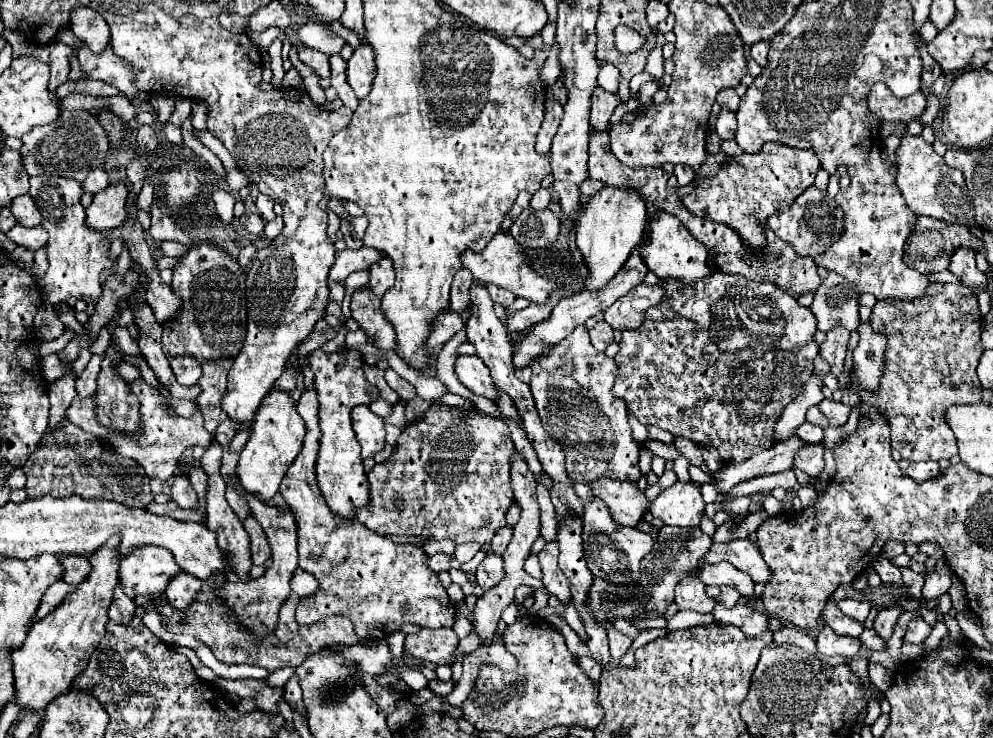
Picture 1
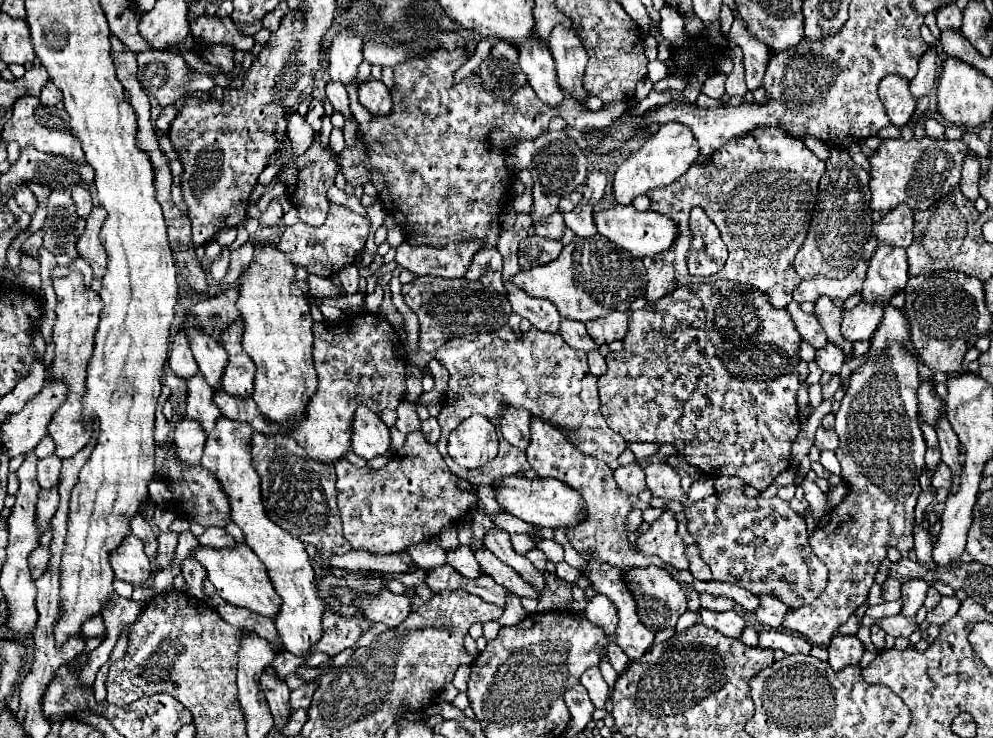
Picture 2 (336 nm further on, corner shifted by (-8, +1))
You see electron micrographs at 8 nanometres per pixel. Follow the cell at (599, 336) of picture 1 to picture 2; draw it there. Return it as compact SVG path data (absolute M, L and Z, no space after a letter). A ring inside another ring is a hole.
M595 348L595 350L589 352L589 370L591 370L591 374L595 374L595 376L601 376L601 374L607 372L605 356L599 352L599 348Z

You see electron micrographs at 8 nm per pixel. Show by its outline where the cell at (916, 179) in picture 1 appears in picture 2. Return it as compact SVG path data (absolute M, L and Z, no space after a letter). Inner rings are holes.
M929 136L919 138L919 140L913 138L909 142L905 142L903 138L883 140L877 154L873 158L869 158L869 162L871 162L871 180L869 180L871 208L879 210L881 214L893 210L899 204L907 204L913 210L931 208L939 200L947 198L953 192L953 188L959 184L961 168L963 168L963 156L965 156L965 146L961 140L939 140L939 138L929 138Z

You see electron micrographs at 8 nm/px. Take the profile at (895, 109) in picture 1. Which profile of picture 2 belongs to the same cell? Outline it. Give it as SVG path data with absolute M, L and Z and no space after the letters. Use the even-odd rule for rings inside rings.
M895 74L879 82L879 98L895 126L905 126L917 108L917 98L909 90L909 80Z

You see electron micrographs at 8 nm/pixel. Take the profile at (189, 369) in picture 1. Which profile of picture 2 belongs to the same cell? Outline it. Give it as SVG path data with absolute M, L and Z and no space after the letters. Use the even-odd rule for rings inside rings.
M177 332L175 338L173 338L173 344L171 344L171 352L169 352L169 366L171 370L189 380L193 378L197 372L199 372L199 366L191 354L191 348L189 348L189 342L187 342L187 336L183 332Z

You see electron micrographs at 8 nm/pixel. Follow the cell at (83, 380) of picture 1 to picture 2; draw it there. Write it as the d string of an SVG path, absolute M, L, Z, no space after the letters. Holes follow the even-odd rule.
M57 486L39 492L37 518L39 518L39 528L41 528L41 532L45 532L45 530L49 528L49 522L51 522L51 518L53 518L53 514L55 514L57 506L59 506L59 492L57 492Z

